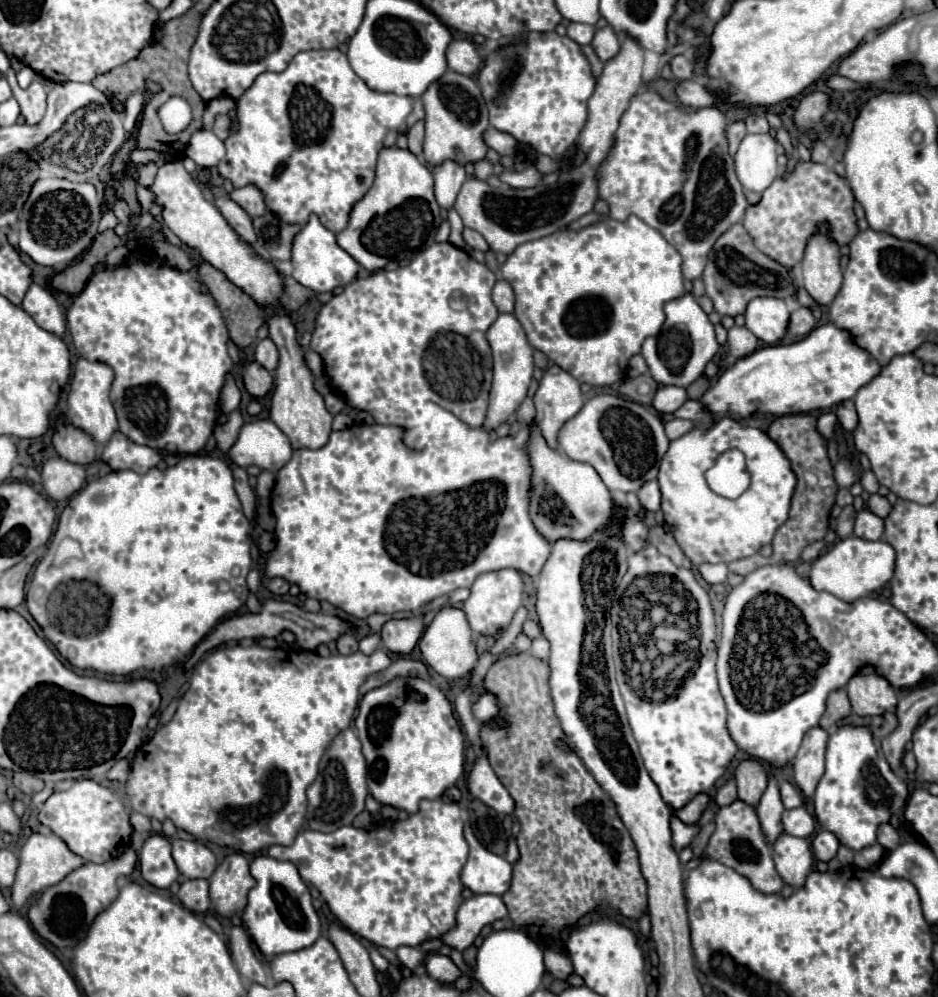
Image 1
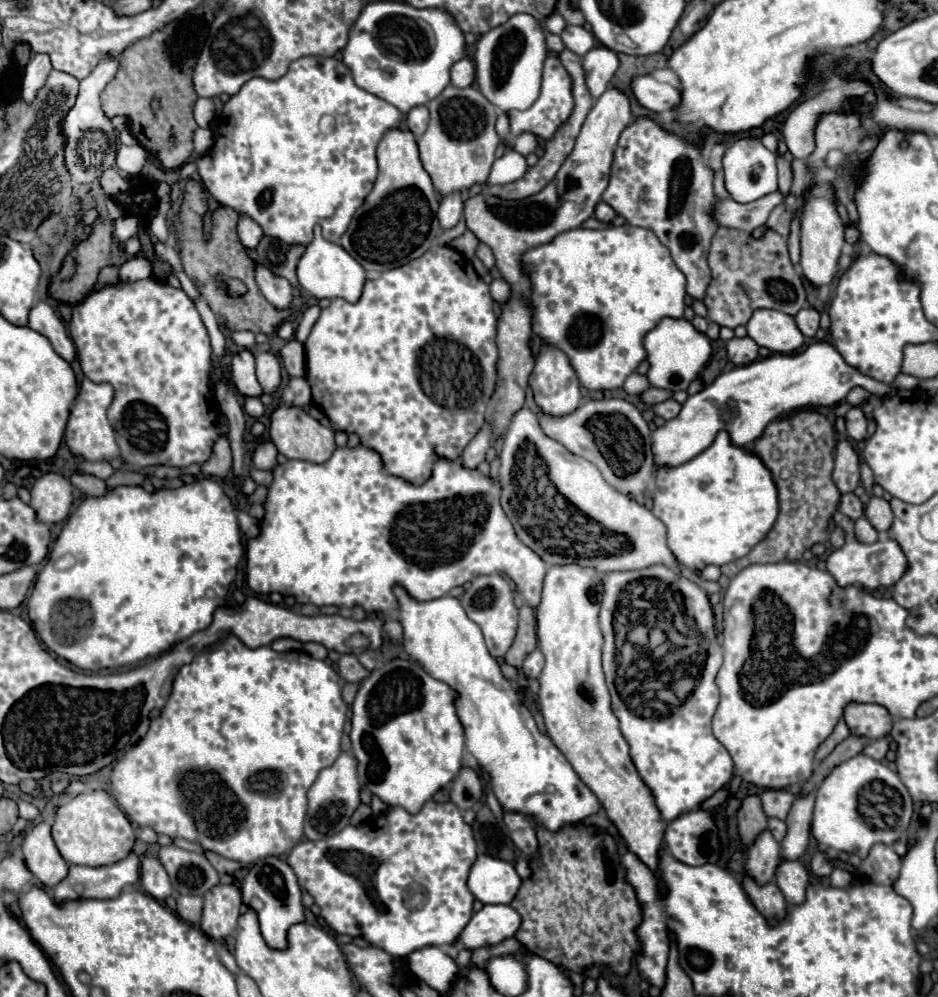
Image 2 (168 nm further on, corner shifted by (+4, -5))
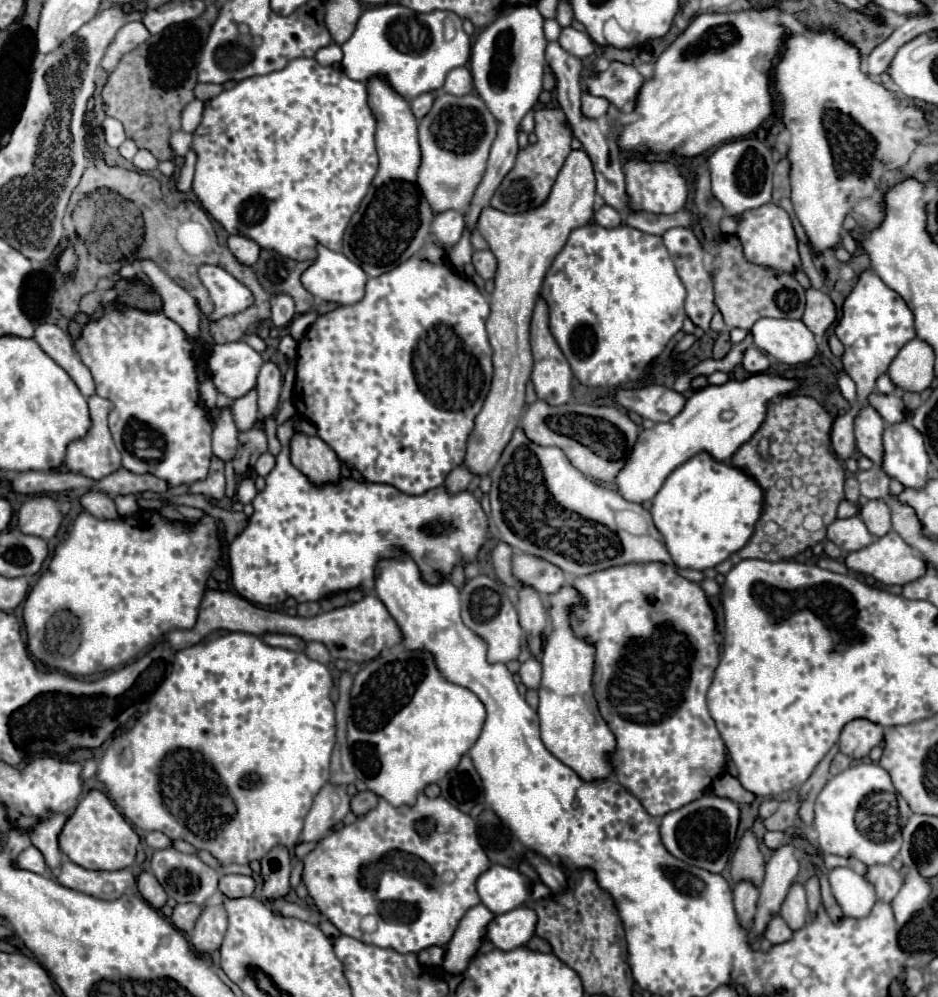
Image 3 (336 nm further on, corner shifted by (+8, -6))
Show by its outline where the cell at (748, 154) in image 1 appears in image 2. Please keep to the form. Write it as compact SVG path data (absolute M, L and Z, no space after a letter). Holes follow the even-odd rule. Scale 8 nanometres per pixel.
M741 138L723 154L725 188L735 202L747 204L777 192L777 156L769 152L759 138Z

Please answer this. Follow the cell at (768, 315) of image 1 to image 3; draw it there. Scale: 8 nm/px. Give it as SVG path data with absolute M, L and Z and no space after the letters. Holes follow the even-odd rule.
M763 317L755 321L749 333L753 335L755 347L787 365L805 363L817 353L815 337L803 321Z

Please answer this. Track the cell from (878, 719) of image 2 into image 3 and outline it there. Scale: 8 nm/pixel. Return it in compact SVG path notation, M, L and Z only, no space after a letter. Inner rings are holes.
M853 719L841 731L839 749L853 759L863 759L875 745L881 743L881 739L883 727L879 723L873 723L869 719Z

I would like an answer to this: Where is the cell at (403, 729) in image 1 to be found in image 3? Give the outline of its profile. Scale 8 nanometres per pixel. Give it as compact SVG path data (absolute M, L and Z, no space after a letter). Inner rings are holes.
M403 649L397 653L385 651L383 655L379 655L377 659L365 663L361 667L361 671L355 675L355 683L351 689L351 711L349 711L349 719L347 719L347 741L349 741L349 749L353 755L353 765L355 765L355 775L359 781L363 781L367 785L369 791L373 791L377 797L389 801L393 807L413 807L417 801L417 795L431 783L441 781L451 769L455 769L461 761L461 757L471 749L471 745L477 741L481 729L483 729L483 721L485 721L485 709L483 703L465 687L461 685L451 685L435 667L435 661L431 657L431 653L427 651L409 651Z

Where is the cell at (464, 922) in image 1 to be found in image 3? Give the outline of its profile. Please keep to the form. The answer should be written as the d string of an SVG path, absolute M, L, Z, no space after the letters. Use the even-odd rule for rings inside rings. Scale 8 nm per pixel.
M519 907L513 911L495 915L487 925L483 941L489 941L503 951L525 945L535 931L535 911L529 907ZM513 911L519 911L519 913L513 913Z

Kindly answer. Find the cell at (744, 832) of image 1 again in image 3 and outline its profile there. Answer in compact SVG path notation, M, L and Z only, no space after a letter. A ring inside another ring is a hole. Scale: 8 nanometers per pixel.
M773 917L765 929L765 937L775 945L775 943L783 943L791 939L791 929L789 925L783 921L783 917Z

